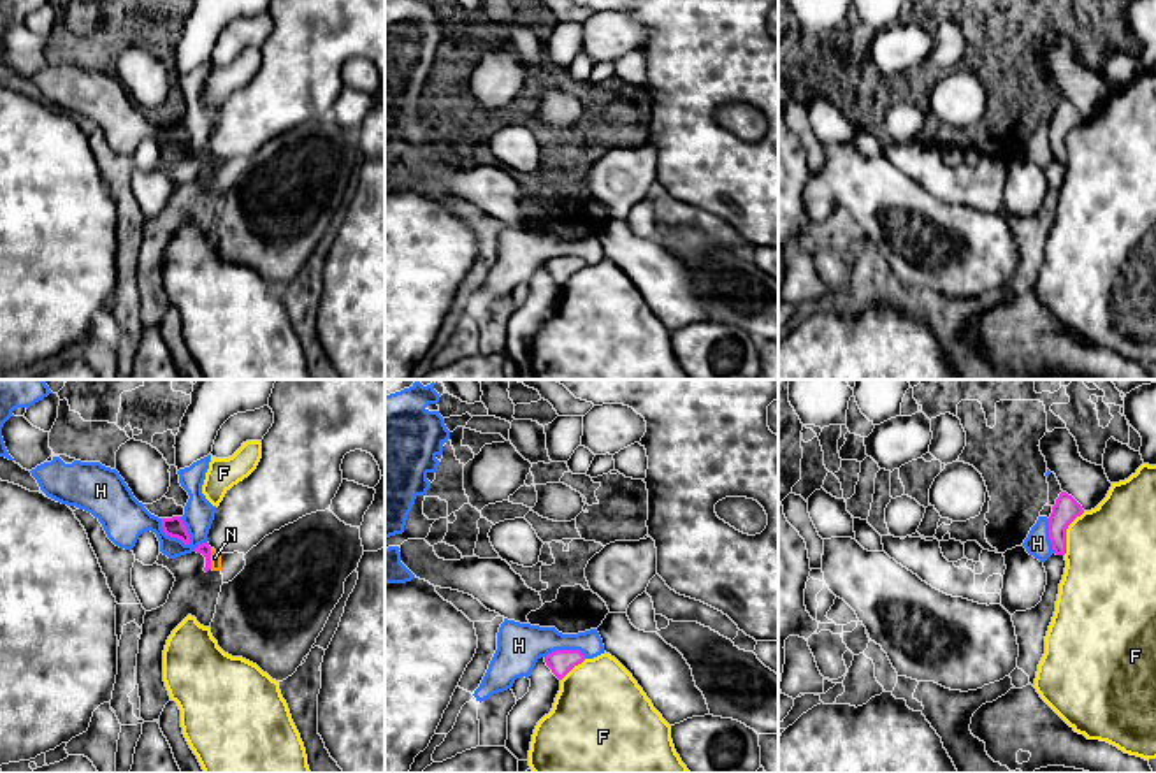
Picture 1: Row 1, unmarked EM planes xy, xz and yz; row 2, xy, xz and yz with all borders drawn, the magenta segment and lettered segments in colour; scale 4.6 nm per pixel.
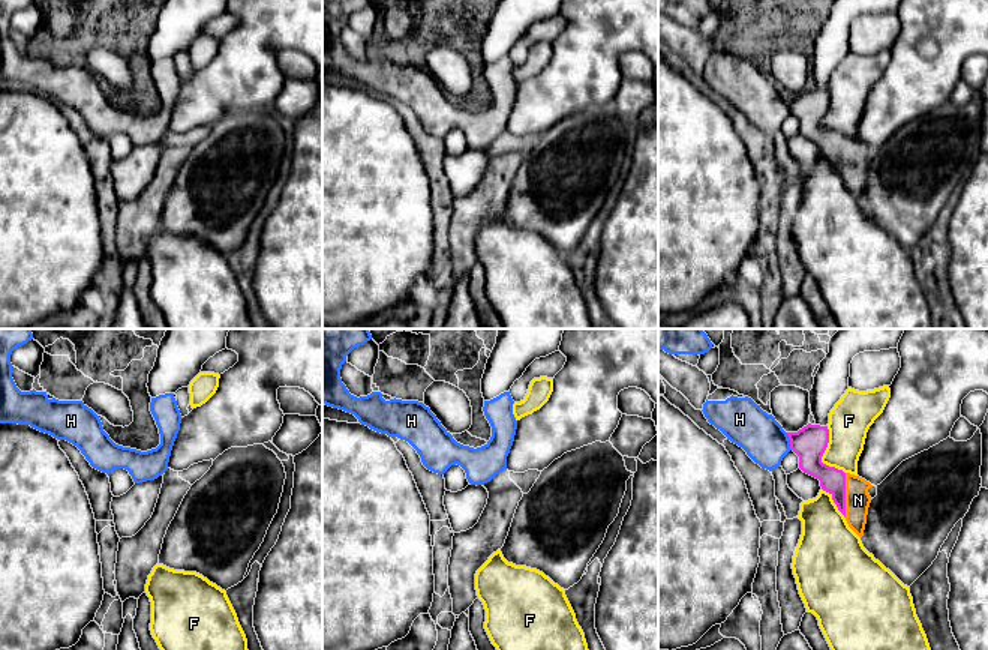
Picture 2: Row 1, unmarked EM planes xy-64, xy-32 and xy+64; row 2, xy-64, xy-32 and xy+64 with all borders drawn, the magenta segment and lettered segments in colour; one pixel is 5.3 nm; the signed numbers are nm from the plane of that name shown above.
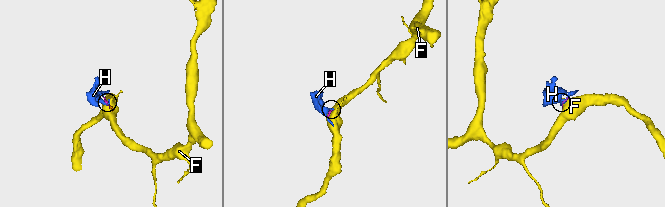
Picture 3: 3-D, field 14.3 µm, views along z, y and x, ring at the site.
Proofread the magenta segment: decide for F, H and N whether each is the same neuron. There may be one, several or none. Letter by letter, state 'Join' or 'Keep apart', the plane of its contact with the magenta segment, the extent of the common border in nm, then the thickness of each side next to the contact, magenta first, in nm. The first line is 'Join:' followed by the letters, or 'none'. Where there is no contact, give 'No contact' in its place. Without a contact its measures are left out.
Join: N
F: Keep apart. Touches magenta in yz. Shared border 220 nm. Thickness 120 nm (magenta) against 420 nm
H: Keep apart. Touches magenta in xy. Shared border 180 nm. Thickness 90 nm (magenta) against 200 nm
N: Join. Touches magenta in xy. Shared border 100 nm. Thickness 60 nm (magenta) against 50 nm

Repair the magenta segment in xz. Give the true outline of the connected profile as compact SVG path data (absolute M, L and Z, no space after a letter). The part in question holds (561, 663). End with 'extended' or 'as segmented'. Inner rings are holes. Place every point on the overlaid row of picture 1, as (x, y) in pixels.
M555 650L545 657L552 673L562 680L574 666L582 664L585 655L580 650Z; as segmented

